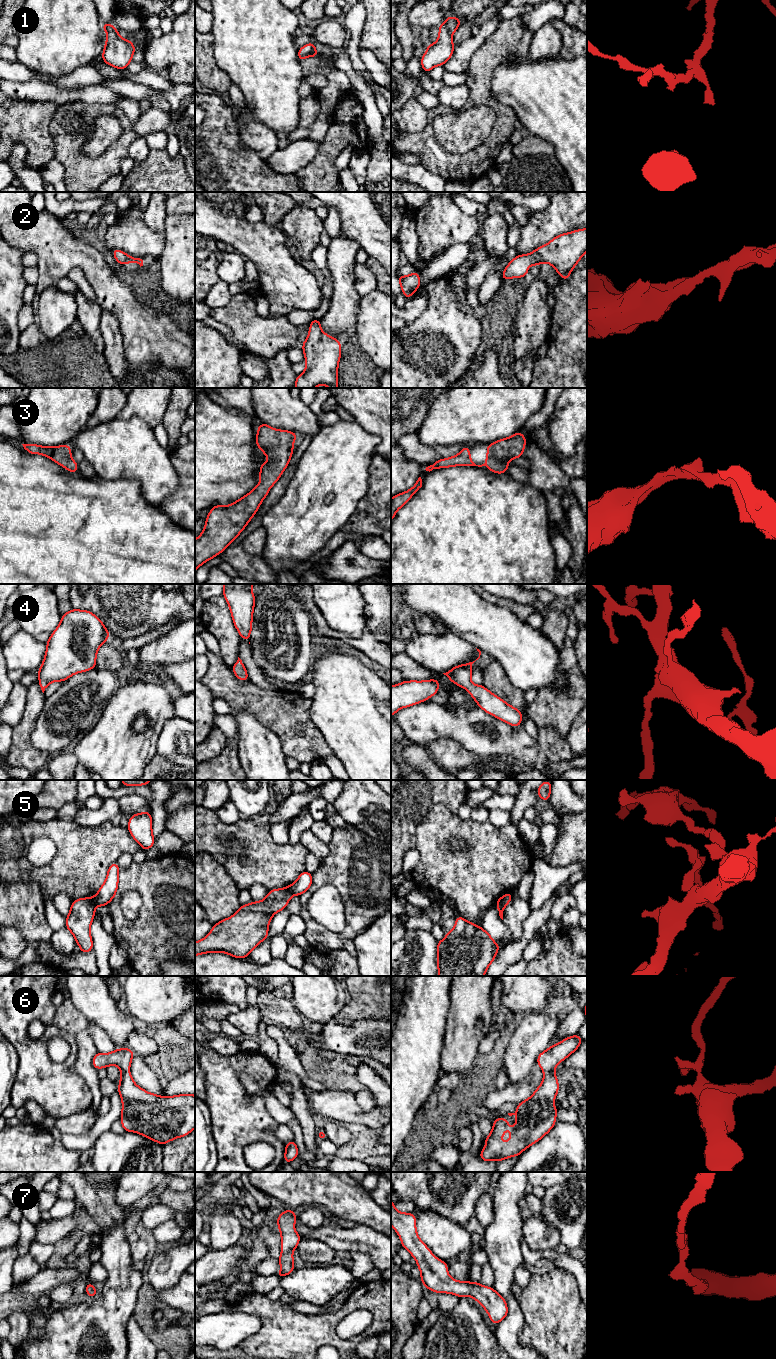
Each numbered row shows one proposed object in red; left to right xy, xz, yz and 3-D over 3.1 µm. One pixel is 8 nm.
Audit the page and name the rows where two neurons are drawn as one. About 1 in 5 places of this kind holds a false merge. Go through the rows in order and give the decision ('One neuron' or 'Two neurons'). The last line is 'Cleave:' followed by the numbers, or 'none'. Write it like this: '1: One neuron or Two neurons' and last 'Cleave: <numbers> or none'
1: One neuron
2: One neuron
3: One neuron
4: One neuron
5: Two neurons
6: One neuron
7: One neuron
Cleave: 5

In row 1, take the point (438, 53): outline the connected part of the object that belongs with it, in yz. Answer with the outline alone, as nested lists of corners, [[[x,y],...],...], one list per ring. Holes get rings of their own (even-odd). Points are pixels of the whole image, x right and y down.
[[[450,15],[439,27],[439,37],[436,43],[428,44],[425,54],[421,58],[424,72],[429,73],[435,66],[443,66],[453,55],[454,44],[452,34],[458,29],[461,20]]]

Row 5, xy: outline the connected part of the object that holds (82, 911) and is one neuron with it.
[[[94,897],[76,899],[66,917],[66,928],[74,935],[82,953],[93,950],[90,926],[95,916],[95,907]]]

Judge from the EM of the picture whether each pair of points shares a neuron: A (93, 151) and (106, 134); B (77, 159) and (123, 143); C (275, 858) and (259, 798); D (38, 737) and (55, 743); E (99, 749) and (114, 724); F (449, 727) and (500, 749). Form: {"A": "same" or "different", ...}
{"A": "same", "B": "same", "C": "different", "D": "same", "E": "same", "F": "same"}

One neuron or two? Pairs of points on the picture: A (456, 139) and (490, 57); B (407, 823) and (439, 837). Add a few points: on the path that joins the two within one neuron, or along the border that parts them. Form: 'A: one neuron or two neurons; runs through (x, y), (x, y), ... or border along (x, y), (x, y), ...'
A: two neurons; border along (492, 107), (477, 105), (468, 109)
B: two neurons; border along (431, 809), (418, 823), (415, 847)

